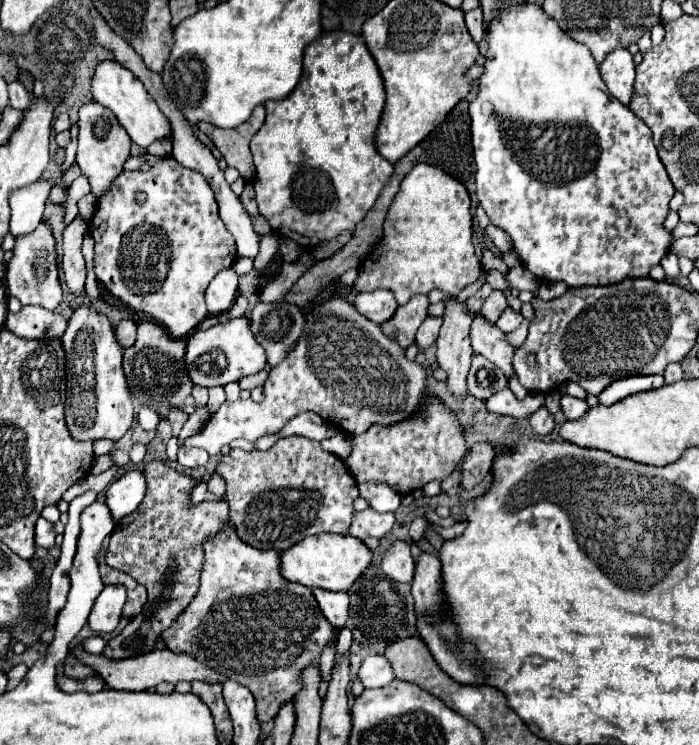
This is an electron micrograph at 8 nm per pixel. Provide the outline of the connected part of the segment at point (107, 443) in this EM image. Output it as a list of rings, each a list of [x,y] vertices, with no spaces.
[[[98,440],[98,442],[94,442],[94,454],[96,456],[112,454],[114,450],[116,450],[116,442],[114,440]]]

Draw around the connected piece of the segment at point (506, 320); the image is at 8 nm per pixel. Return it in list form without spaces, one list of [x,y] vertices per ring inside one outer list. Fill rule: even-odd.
[[[506,308],[506,310],[502,312],[502,316],[498,318],[496,326],[498,326],[502,332],[512,332],[512,330],[516,330],[522,322],[524,322],[524,318],[522,318],[520,312],[516,312],[516,310],[512,310],[512,308]]]

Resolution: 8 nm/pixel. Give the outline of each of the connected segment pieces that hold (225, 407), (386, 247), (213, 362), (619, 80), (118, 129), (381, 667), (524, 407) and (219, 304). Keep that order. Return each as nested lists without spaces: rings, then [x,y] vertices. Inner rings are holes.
[[[332,298],[320,306],[314,306],[312,310],[306,312],[308,328],[302,332],[296,348],[282,360],[276,368],[272,368],[266,384],[264,384],[264,400],[262,402],[252,402],[252,400],[238,400],[238,402],[224,402],[216,416],[212,416],[206,426],[184,440],[184,446],[198,446],[204,448],[210,456],[216,456],[222,446],[230,444],[232,440],[244,438],[248,442],[256,442],[268,434],[280,432],[292,416],[300,412],[316,412],[324,420],[334,422],[348,434],[362,434],[366,432],[372,424],[394,424],[404,420],[406,416],[416,410],[420,398],[426,394],[424,380],[426,372],[422,366],[416,362],[408,362],[404,350],[390,340],[388,336],[382,334],[378,324],[372,324],[368,318],[356,312],[352,304],[348,304],[342,298]]]
[[[418,164],[402,180],[388,216],[384,220],[384,238],[362,262],[354,282],[358,292],[386,288],[394,292],[398,304],[406,304],[416,294],[428,294],[438,288],[456,298],[480,276],[480,260],[472,246],[470,196],[462,182],[432,168]]]
[[[246,316],[228,318],[210,330],[196,330],[186,348],[186,366],[194,384],[198,386],[226,386],[228,382],[236,382],[242,376],[256,374],[266,366],[266,352],[252,336],[250,324]]]
[[[624,48],[610,52],[600,64],[600,74],[614,98],[618,98],[624,106],[630,104],[634,96],[634,80],[636,80],[636,64],[632,54]]]
[[[88,102],[80,108],[78,126],[80,126],[80,132],[78,132],[76,164],[80,166],[82,174],[88,178],[88,182],[92,186],[92,194],[96,198],[100,198],[108,192],[108,188],[112,186],[112,180],[116,176],[120,176],[120,172],[124,170],[124,162],[130,158],[132,140],[130,140],[128,132],[120,126],[116,116],[108,108],[100,106],[96,102]]]
[[[366,656],[358,670],[358,678],[362,680],[364,688],[388,686],[394,680],[392,664],[388,664],[388,660],[384,660],[384,656]]]
[[[502,388],[500,392],[494,392],[488,400],[484,400],[488,412],[498,416],[512,416],[512,418],[528,418],[534,410],[538,410],[544,404],[542,394],[528,394],[522,402],[516,400],[514,392],[510,388]]]
[[[232,268],[218,272],[210,282],[210,286],[206,288],[208,314],[216,316],[228,312],[234,306],[236,294],[238,294],[238,274]]]

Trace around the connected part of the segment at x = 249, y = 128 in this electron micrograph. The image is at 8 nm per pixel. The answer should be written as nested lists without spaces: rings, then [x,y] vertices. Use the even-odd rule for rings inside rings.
[[[256,106],[252,116],[238,128],[224,130],[224,128],[216,128],[208,122],[200,122],[198,128],[214,142],[214,146],[220,150],[220,154],[224,156],[228,166],[234,166],[240,172],[240,176],[254,176],[256,166],[254,166],[248,144],[250,144],[252,136],[256,134],[256,130],[260,130],[260,126],[264,124],[264,116],[266,116],[264,106]]]

